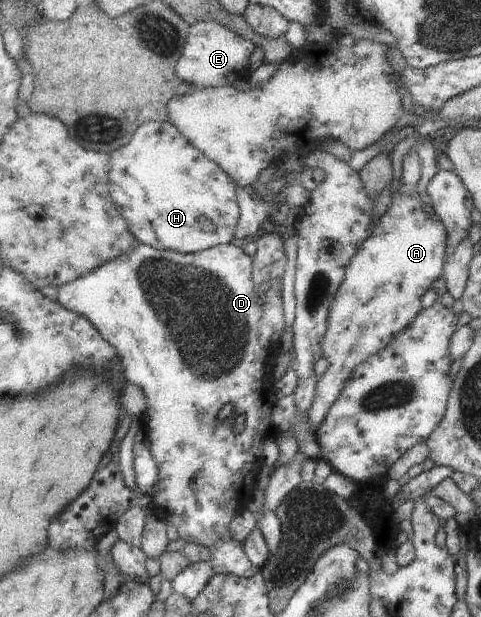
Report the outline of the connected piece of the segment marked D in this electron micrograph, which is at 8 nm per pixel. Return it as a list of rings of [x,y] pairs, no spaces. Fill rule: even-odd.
[[[136,243],[136,247],[132,251],[128,251],[126,255],[120,255],[118,259],[110,259],[104,261],[98,269],[94,269],[88,275],[78,277],[76,281],[58,287],[57,301],[78,313],[88,317],[98,331],[102,331],[102,337],[110,343],[117,350],[117,355],[123,368],[123,375],[129,384],[138,385],[144,389],[146,399],[148,399],[148,409],[145,418],[142,420],[146,427],[146,432],[150,442],[150,451],[152,457],[158,467],[158,481],[156,484],[156,491],[152,494],[150,499],[156,507],[162,507],[164,513],[160,513],[162,517],[166,517],[164,521],[174,523],[179,537],[184,539],[187,543],[194,543],[201,545],[210,550],[211,557],[208,561],[202,561],[190,565],[177,579],[172,582],[173,589],[176,593],[188,597],[191,601],[197,599],[202,591],[206,590],[206,585],[210,584],[210,579],[214,575],[231,574],[240,578],[250,578],[257,575],[262,569],[254,565],[246,555],[242,545],[236,543],[232,539],[230,533],[230,525],[232,519],[238,515],[250,501],[255,493],[255,485],[258,481],[258,475],[262,469],[262,461],[264,461],[264,453],[262,453],[262,445],[264,439],[272,427],[273,414],[270,407],[275,405],[272,399],[276,399],[272,395],[275,385],[274,381],[274,363],[278,350],[280,347],[280,337],[284,333],[286,325],[284,325],[284,303],[282,303],[282,284],[281,281],[272,281],[272,283],[264,283],[263,285],[256,285],[253,281],[254,259],[250,257],[240,247],[232,245],[232,243],[216,245],[211,249],[205,251],[198,251],[197,253],[182,254],[171,250],[158,250],[149,247],[147,244]],[[234,403],[234,410],[232,416],[227,419],[220,419],[220,411],[226,404]],[[244,415],[246,426],[239,433],[234,433],[234,421]]]

